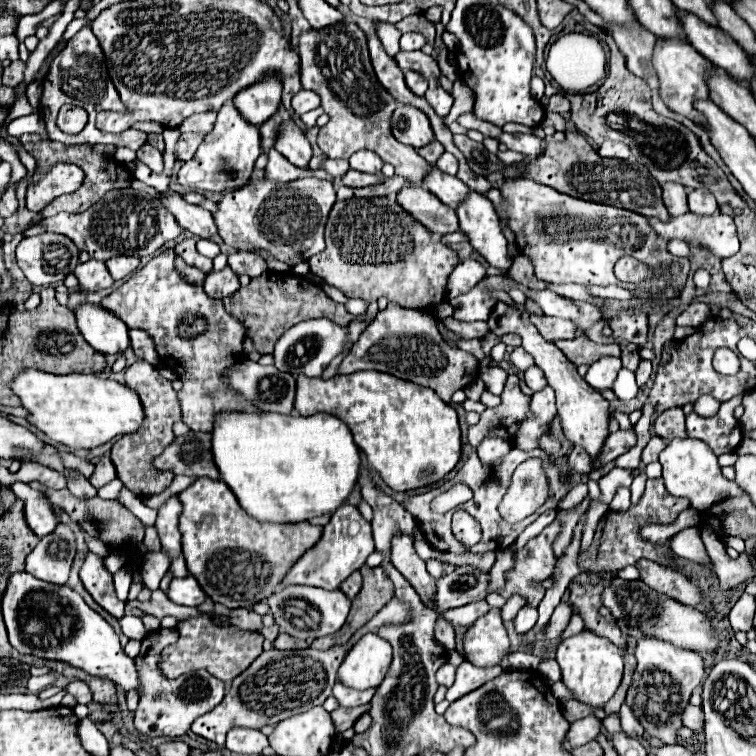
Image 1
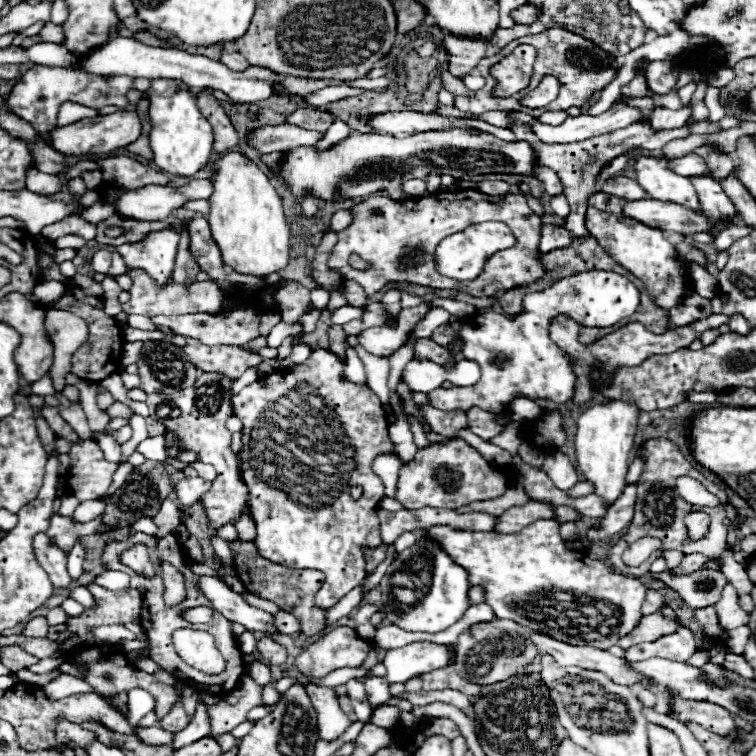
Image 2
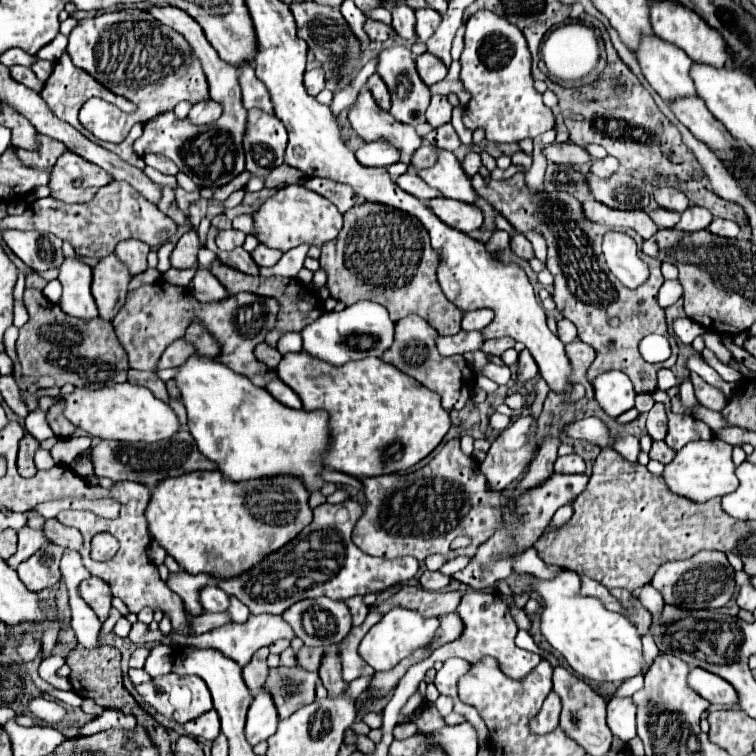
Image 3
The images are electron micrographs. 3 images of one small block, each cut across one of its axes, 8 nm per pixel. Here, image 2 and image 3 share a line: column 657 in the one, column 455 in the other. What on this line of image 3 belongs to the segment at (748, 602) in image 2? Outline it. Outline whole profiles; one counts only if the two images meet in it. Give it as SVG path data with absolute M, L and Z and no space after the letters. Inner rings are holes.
M458 438L446 442L424 468L404 476L366 478L362 486L366 510L354 526L354 544L370 556L388 560L402 556L426 560L432 554L442 554L446 560L454 560L456 556L472 558L478 546L498 530L502 510L514 496L512 490L506 494L486 490L486 480L478 474L478 462L462 454ZM456 536L470 536L472 546L450 550L448 546Z

